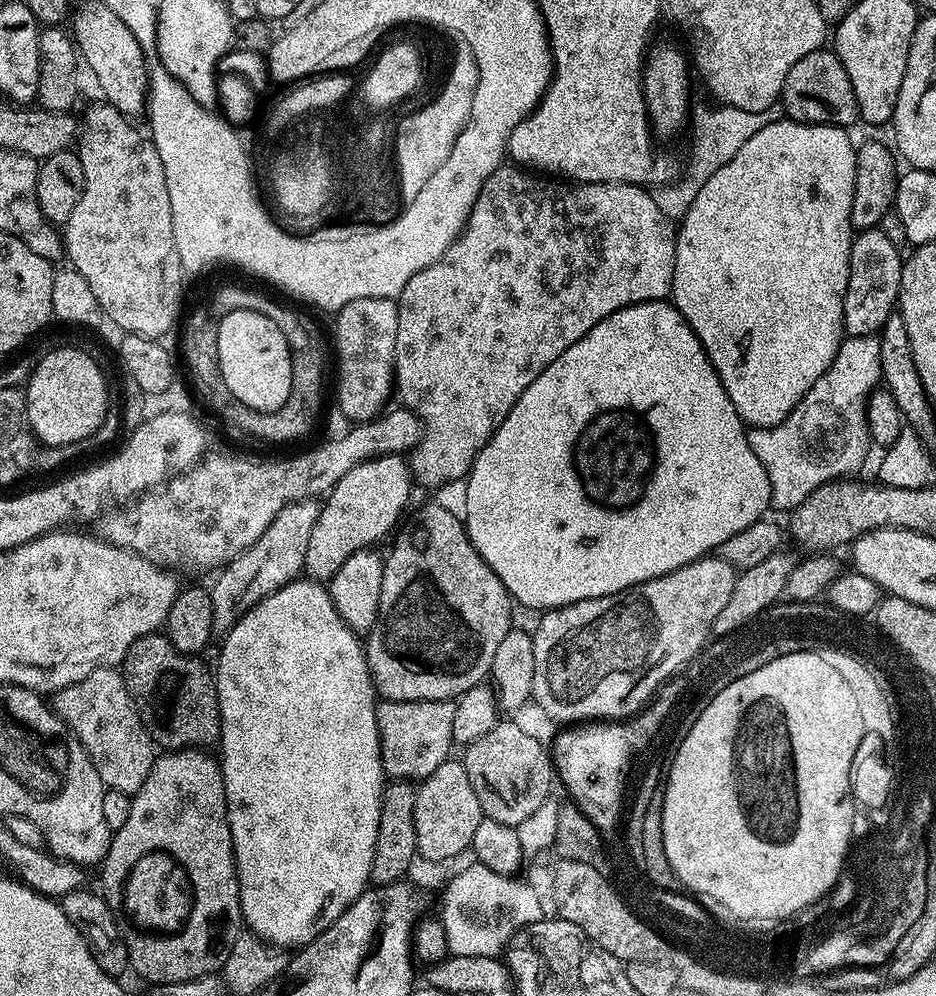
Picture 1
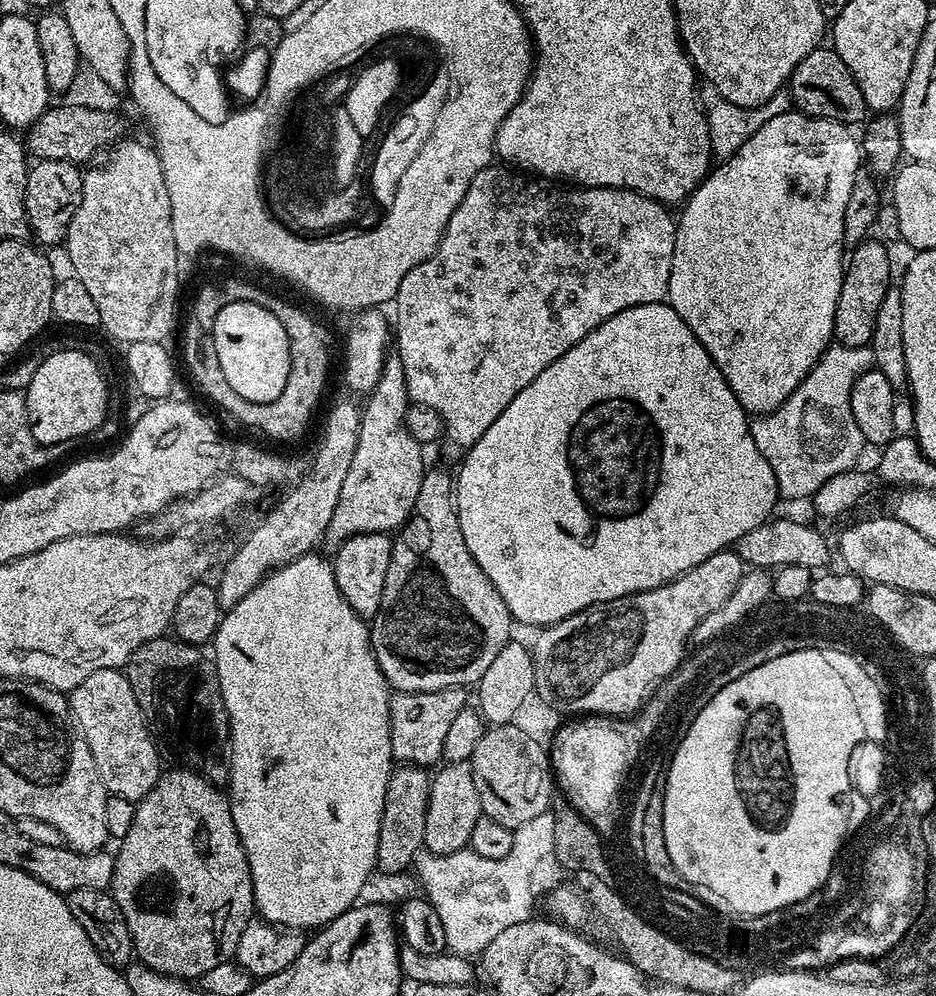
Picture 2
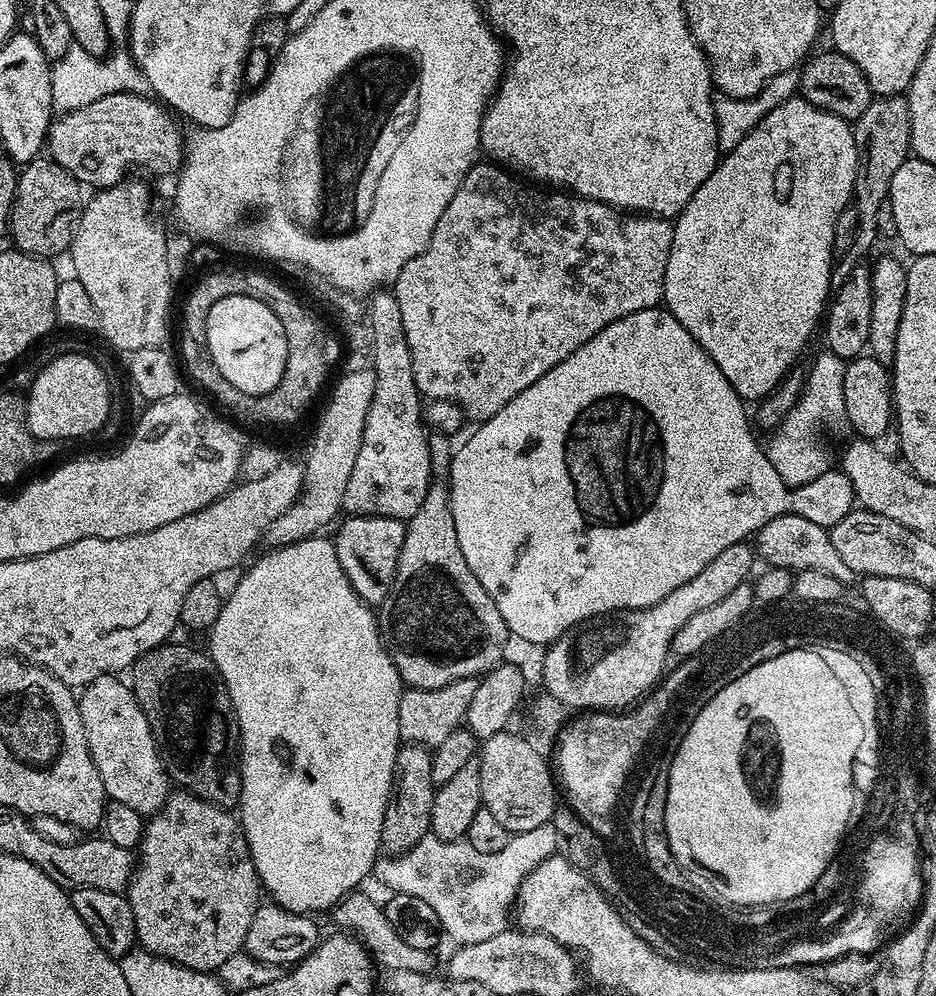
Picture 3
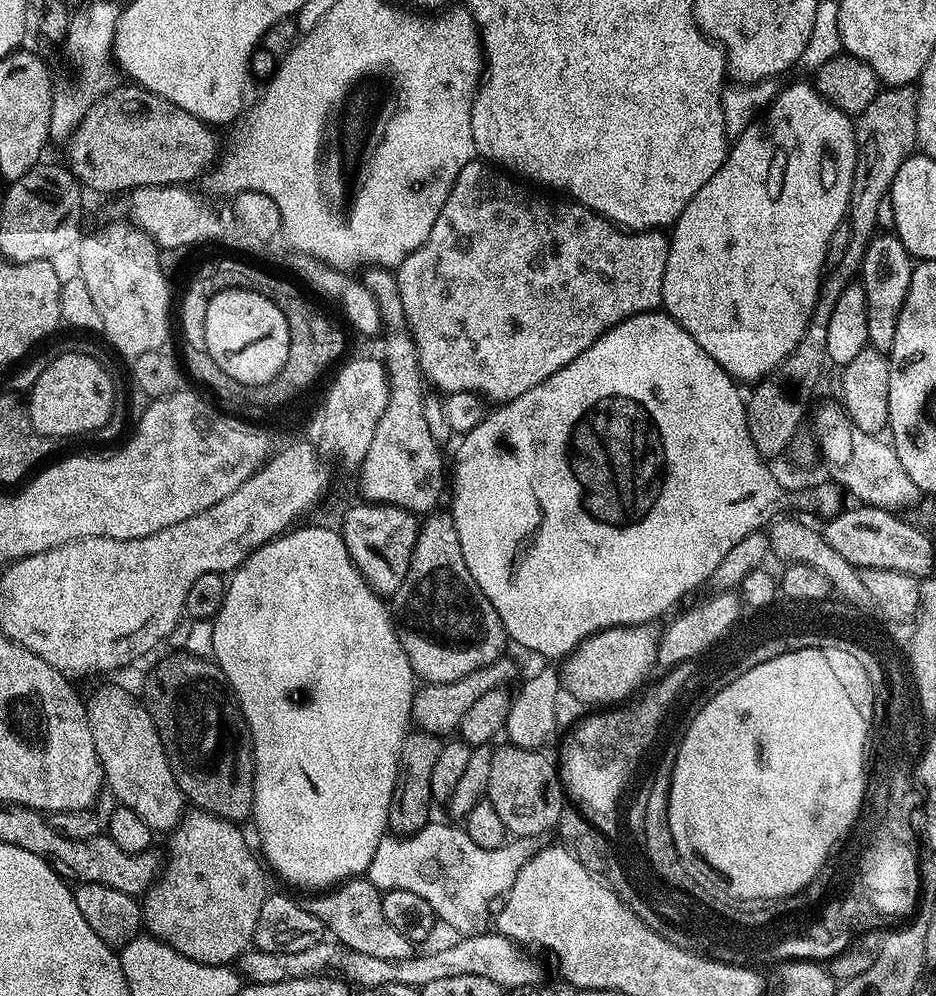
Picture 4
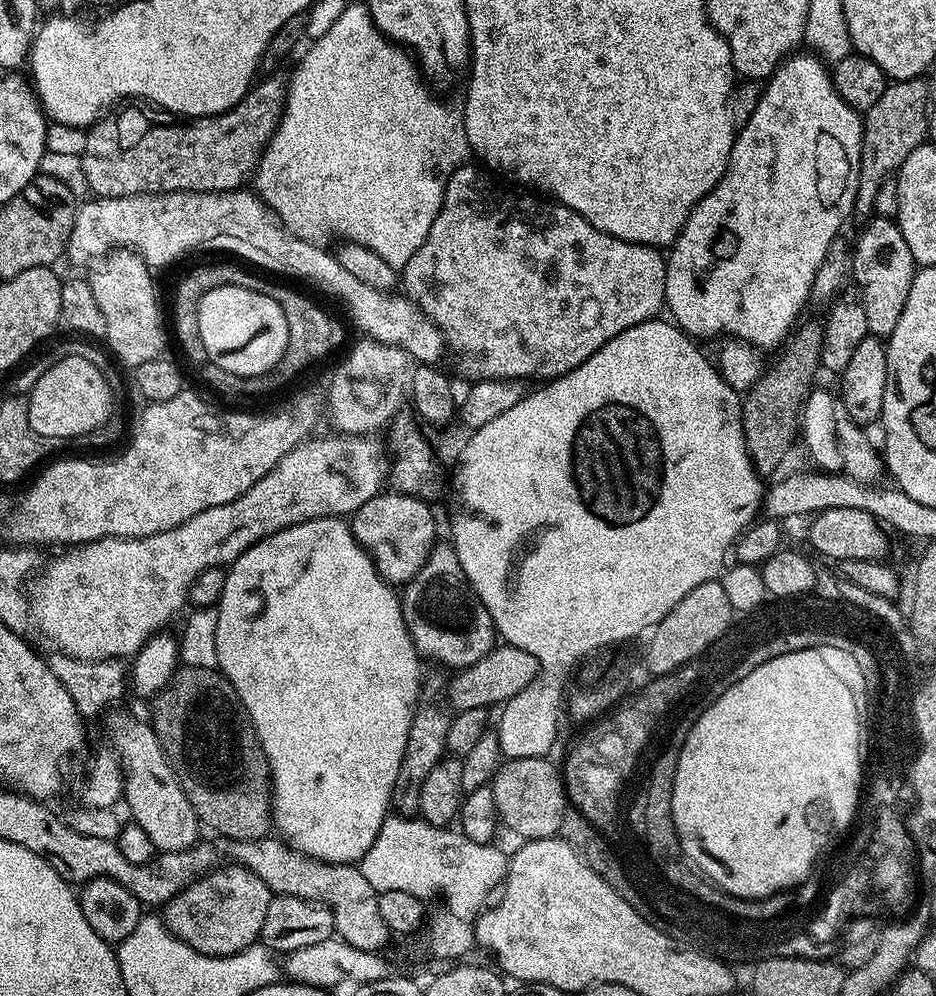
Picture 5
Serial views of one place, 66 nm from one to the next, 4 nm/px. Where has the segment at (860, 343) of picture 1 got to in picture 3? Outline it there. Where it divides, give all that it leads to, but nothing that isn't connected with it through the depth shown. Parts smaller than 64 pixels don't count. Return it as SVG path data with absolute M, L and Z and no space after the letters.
M824 350L806 372L804 389L798 402L788 411L786 418L773 429L773 438L765 441L768 461L779 477L793 490L816 481L832 467L832 448L835 440L849 435L845 398L842 383L845 381L847 363L840 356Z

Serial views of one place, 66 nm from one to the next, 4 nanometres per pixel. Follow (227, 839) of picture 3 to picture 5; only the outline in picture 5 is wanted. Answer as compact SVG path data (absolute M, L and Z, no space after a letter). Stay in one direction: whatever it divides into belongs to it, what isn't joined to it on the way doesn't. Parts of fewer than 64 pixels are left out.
M231 862L209 872L206 882L195 880L190 894L192 898L204 894L204 900L198 902L200 906L192 906L190 898L184 900L179 892L169 904L163 905L162 919L177 938L207 956L232 956L257 943L260 940L262 922L266 922L266 906L270 906L274 895L266 882L258 878L258 874L254 874L243 864Z

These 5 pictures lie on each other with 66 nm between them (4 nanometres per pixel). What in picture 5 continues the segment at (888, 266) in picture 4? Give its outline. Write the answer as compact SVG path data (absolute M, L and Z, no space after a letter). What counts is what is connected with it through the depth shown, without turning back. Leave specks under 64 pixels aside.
M873 215L865 224L868 225L851 245L850 276L860 293L862 306L866 306L866 326L869 333L887 338L894 326L898 326L898 318L902 318L902 306L906 306L906 298L910 294L918 265L910 254L910 246L906 246L906 238L902 238L902 230L895 219Z

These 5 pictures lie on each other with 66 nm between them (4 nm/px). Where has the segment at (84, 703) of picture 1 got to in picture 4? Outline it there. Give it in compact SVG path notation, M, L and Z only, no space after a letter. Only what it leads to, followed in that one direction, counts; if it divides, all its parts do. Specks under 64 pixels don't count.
M108 684L105 688L98 689L92 697L87 697L86 707L90 734L94 738L100 764L104 767L107 791L112 791L120 799L117 801L123 807L134 810L134 814L138 814L138 818L142 818L142 822L146 822L146 826L150 826L153 833L171 833L186 815L186 801L184 793L180 791L178 782L170 770L164 747L158 738L158 730L147 708L137 697L135 700L126 689L119 688L116 684Z

